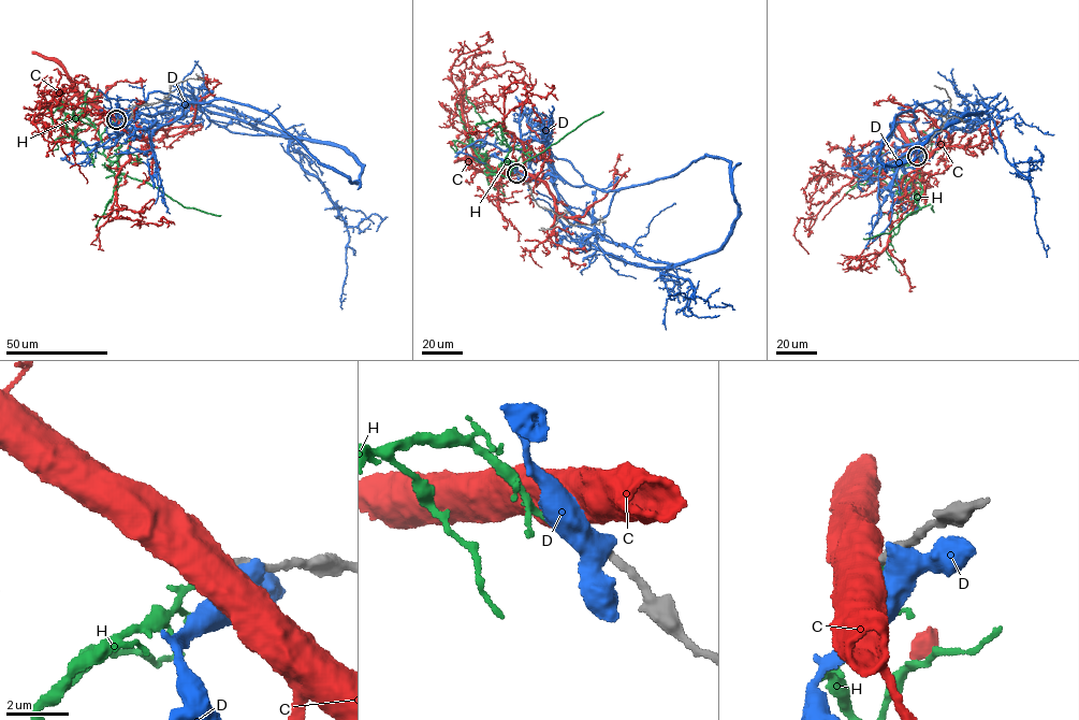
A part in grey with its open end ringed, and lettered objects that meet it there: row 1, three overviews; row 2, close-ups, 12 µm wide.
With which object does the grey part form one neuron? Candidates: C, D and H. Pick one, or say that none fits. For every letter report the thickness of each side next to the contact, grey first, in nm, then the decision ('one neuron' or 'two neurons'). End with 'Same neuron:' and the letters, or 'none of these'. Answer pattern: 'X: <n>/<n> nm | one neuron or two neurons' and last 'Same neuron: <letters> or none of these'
C: 260/800 nm | two neurons
D: 320/550 nm | two neurons
H: 240/220 nm | two neurons
Same neuron: none of these

